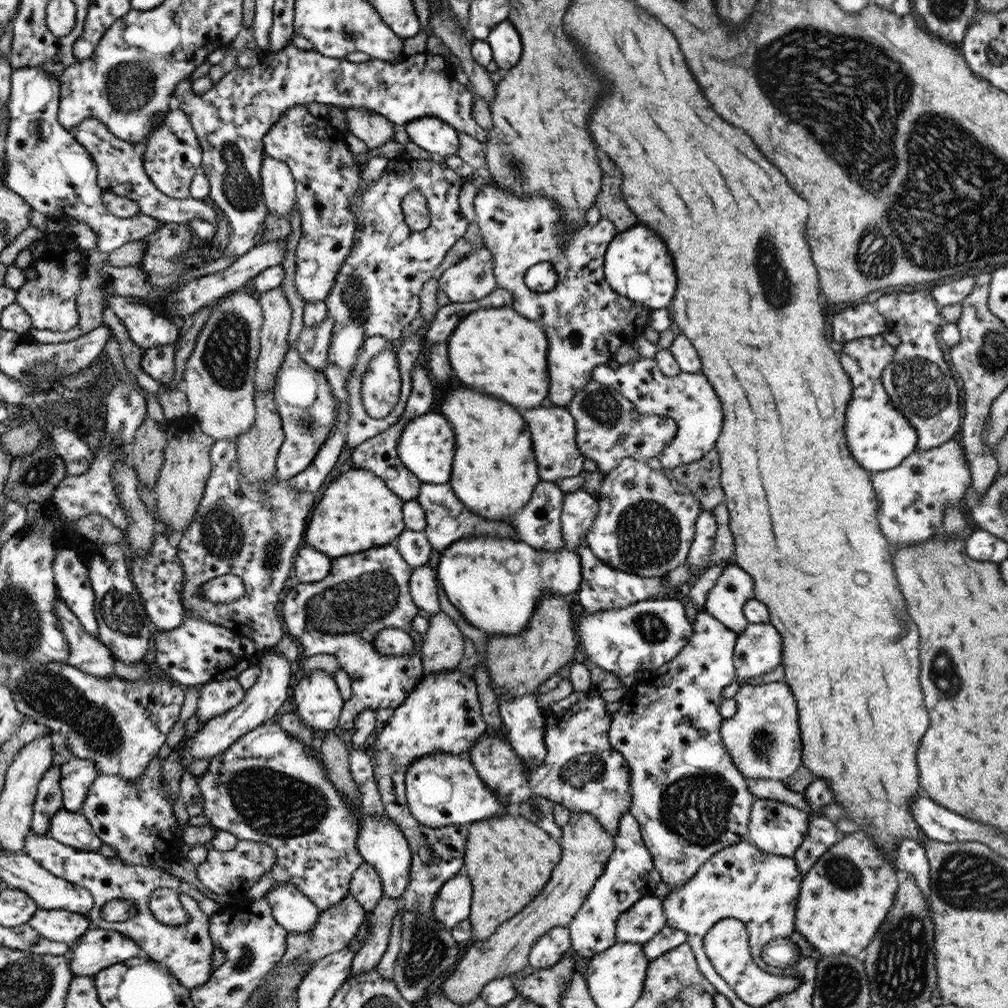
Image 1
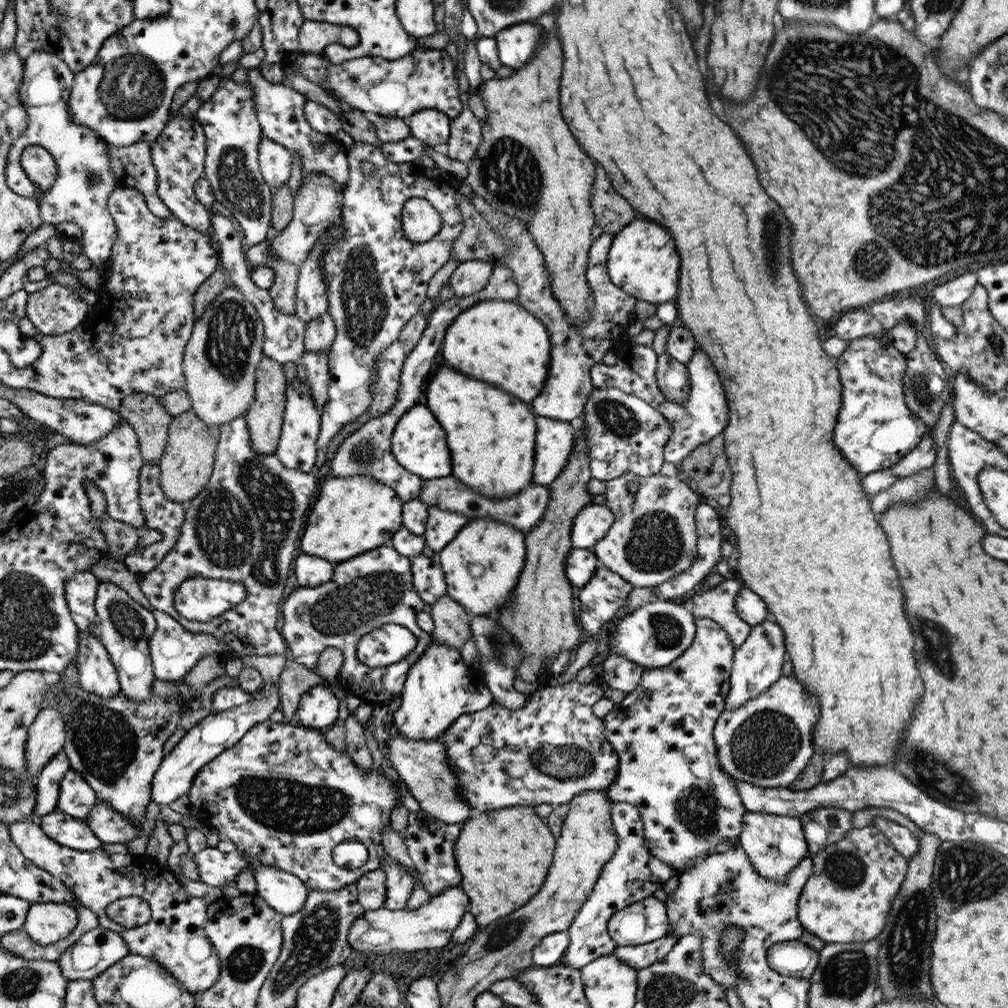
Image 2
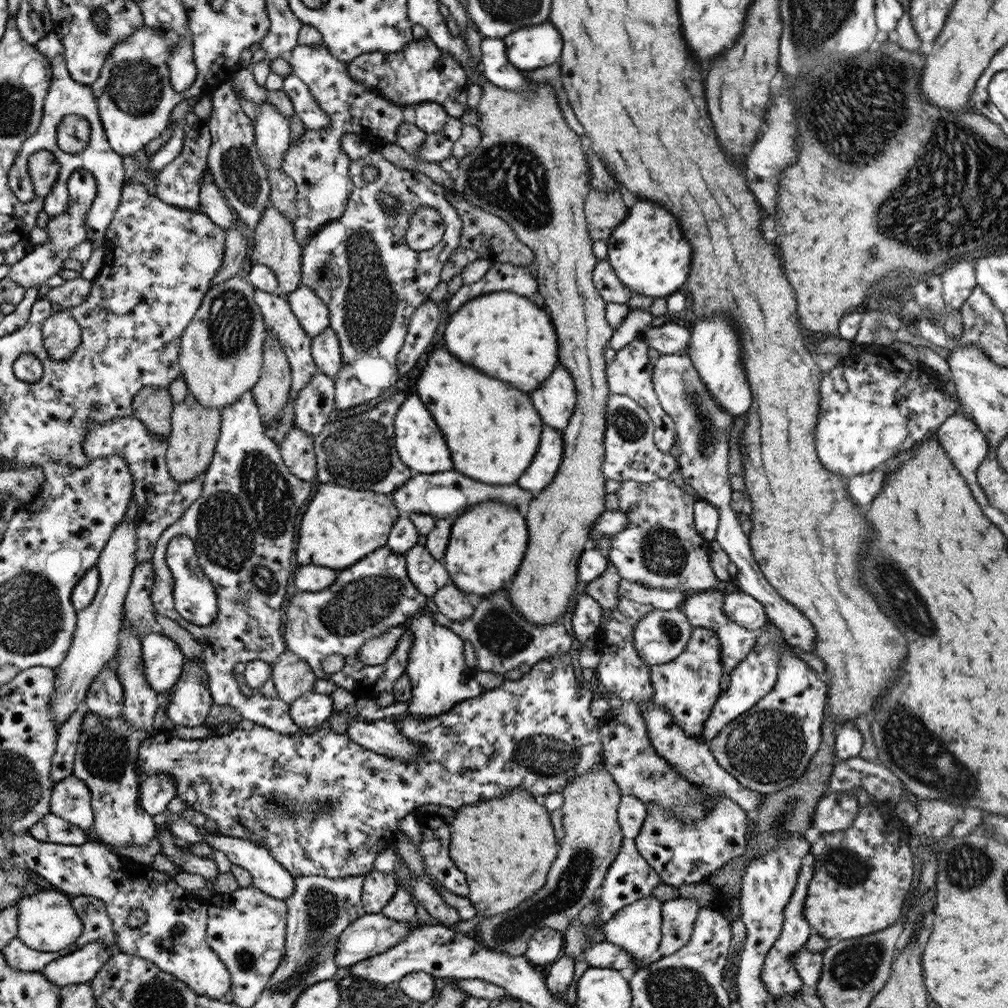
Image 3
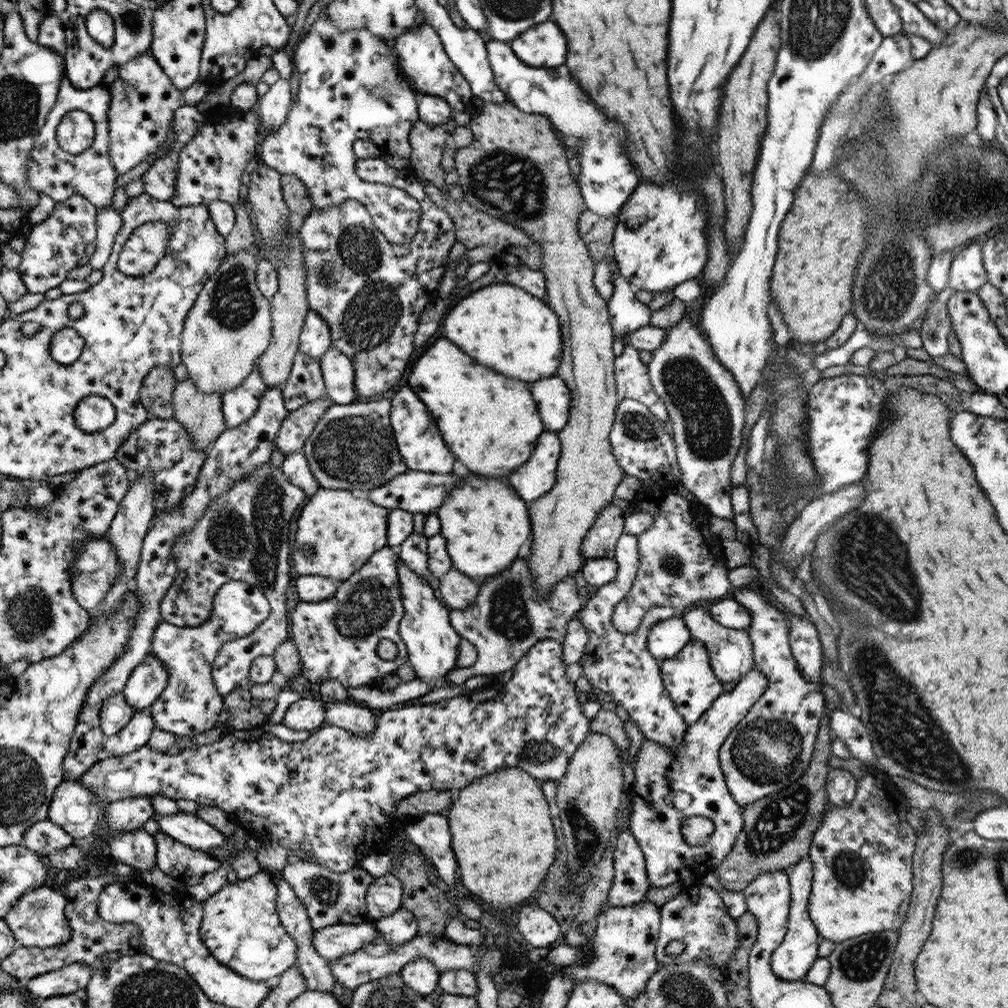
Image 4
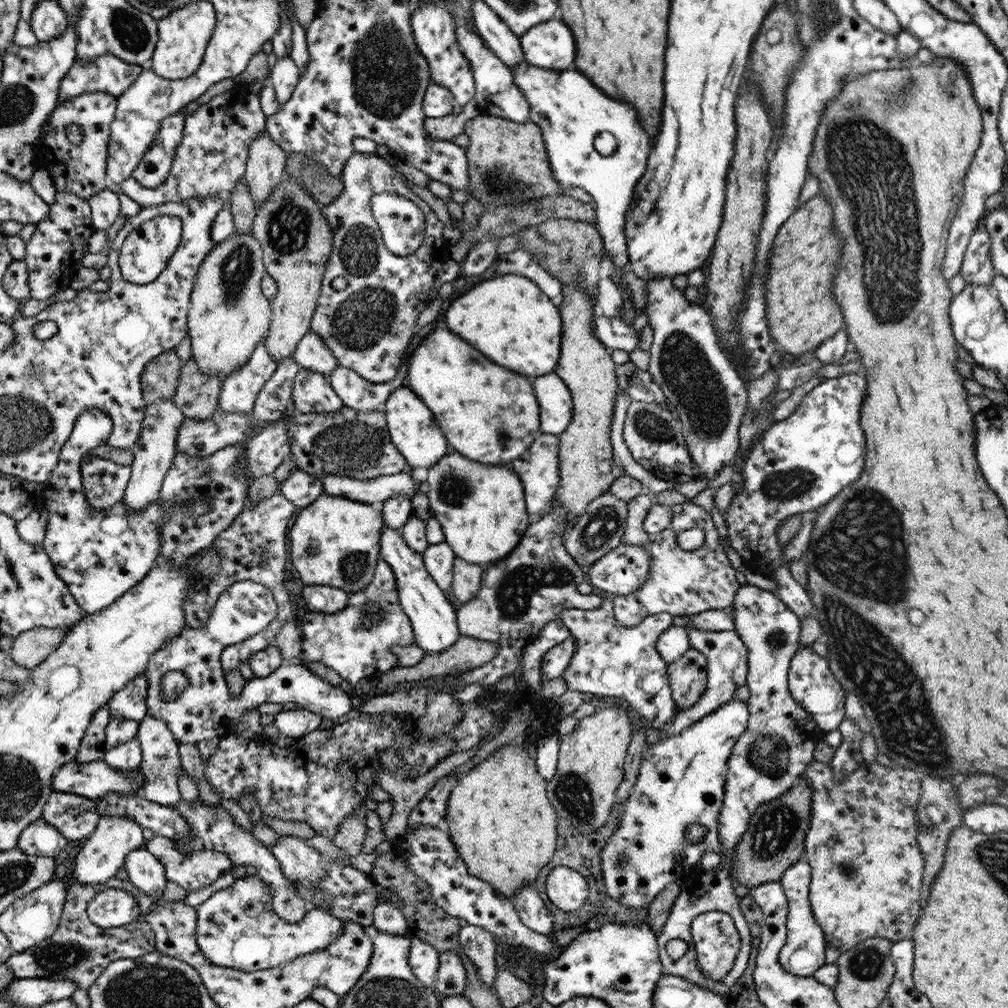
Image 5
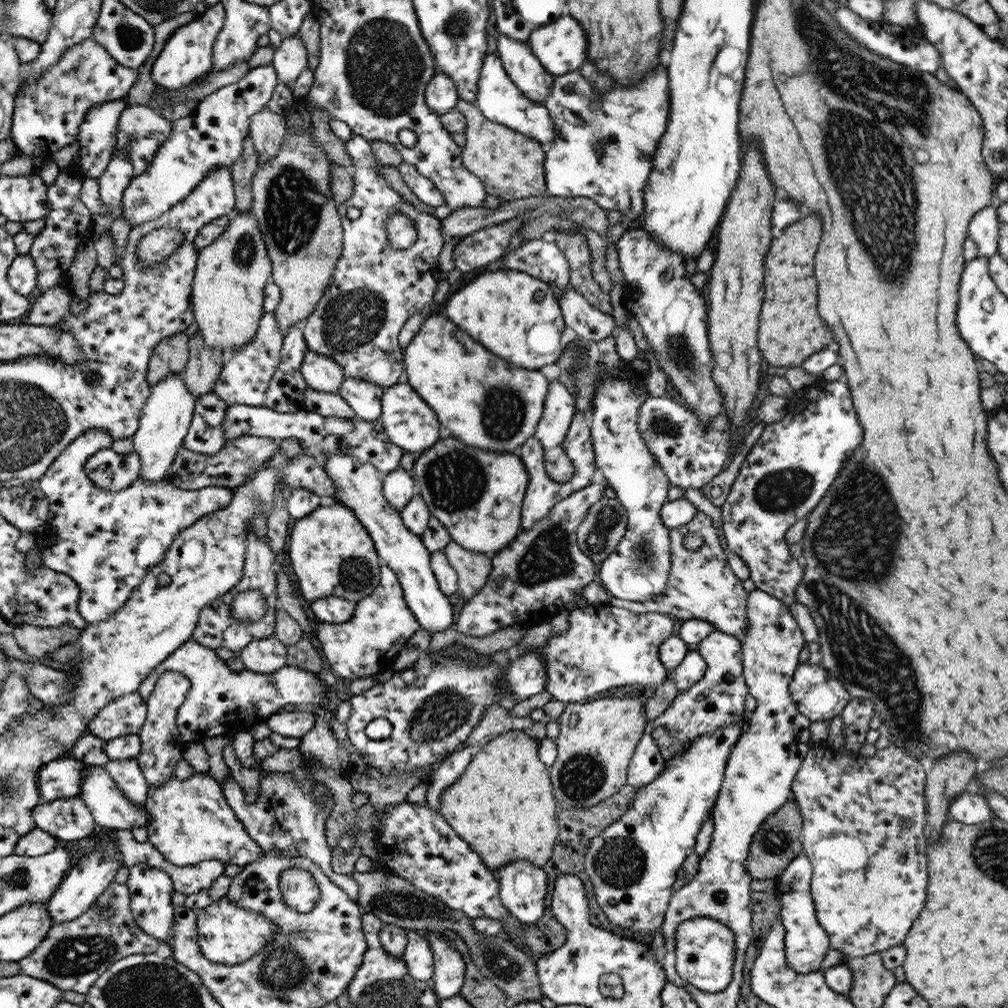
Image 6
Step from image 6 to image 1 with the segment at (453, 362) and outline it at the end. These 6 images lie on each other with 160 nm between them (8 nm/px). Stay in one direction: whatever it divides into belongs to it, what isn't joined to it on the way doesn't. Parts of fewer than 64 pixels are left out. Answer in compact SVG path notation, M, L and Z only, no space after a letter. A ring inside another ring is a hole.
M452 385L444 391L437 411L448 418L456 436L451 477L448 482L456 496L472 509L472 512L488 520L507 522L507 518L516 516L531 499L536 484L541 481L533 453L531 432L518 410L502 400L478 394L466 386Z

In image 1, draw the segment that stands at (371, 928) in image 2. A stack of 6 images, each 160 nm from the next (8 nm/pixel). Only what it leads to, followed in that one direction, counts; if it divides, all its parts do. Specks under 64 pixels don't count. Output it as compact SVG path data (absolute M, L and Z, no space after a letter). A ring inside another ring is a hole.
M464 872L444 883L433 900L433 916L446 928L453 929L459 922L469 918L473 888Z

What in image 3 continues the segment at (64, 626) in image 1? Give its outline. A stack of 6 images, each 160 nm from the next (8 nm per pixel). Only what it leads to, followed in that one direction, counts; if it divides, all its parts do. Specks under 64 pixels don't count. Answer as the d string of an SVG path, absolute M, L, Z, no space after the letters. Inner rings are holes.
M104 666L96 675L84 700L85 707L104 718L117 718L123 714L125 692L114 669Z

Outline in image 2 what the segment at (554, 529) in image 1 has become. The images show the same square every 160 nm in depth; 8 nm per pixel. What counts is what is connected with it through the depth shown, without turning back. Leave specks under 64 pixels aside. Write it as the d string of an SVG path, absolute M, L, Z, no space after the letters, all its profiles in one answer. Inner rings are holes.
M450 475L442 478L430 479L429 481L424 480L420 499L427 507L437 506L444 510L451 510L452 512L463 514L470 519L474 517L496 519L497 521L512 525L524 534L528 534L528 532L540 522L541 516L548 506L549 496L550 491L548 485L538 485L532 482L532 484L529 484L512 496L501 499L488 498L458 481L454 475Z

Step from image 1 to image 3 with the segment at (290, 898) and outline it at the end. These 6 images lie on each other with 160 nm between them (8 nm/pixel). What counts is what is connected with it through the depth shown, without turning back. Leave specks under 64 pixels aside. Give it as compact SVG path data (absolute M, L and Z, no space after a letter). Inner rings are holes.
M204 826L199 829L203 834L203 842L206 842L213 850L223 852L233 863L246 870L252 876L253 885L256 888L268 893L268 896L276 897L278 900L283 900L284 902L292 896L295 887L295 878L269 854L266 847L258 846L256 843L246 839L222 834L220 830L210 833Z

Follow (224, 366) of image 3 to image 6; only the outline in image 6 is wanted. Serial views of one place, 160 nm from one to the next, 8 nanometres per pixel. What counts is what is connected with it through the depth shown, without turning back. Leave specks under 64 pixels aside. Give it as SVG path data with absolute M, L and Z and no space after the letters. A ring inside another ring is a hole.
M238 211L229 220L225 231L210 246L199 251L197 265L193 276L191 304L198 331L211 347L227 347L233 350L244 346L255 337L259 330L259 320L264 314L263 300L266 298L266 286L273 275L273 265L267 244L263 239L260 224L250 211Z

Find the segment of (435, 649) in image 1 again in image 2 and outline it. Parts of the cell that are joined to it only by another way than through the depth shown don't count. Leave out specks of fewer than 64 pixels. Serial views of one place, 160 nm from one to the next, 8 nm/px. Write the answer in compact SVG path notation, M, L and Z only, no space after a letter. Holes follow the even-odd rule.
M442 596L427 609L434 624L431 634L434 644L450 645L460 650L472 638L470 622L474 616L456 604L452 597Z

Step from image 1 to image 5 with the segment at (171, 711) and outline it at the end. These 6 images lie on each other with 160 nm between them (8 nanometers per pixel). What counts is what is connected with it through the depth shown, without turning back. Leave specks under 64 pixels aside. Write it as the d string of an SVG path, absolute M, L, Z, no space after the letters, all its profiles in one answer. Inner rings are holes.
M143 844L139 846L136 850L129 852L125 858L125 869L128 872L128 881L136 885L138 890L142 890L144 894L148 896L153 896L156 902L152 905L158 904L163 891L165 890L167 884L167 876L165 872L164 865L152 854L148 849L143 848Z

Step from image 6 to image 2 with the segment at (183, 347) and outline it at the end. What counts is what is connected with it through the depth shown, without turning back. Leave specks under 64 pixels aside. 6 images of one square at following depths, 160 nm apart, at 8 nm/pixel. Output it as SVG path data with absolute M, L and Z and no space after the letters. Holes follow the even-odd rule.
M136 393L122 401L121 417L135 429L145 463L158 464L169 439L173 417L152 394Z

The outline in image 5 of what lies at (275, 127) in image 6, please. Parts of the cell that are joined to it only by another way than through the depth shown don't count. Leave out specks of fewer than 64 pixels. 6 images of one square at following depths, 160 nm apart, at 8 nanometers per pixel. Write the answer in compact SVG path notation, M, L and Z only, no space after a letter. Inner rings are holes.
M267 131L258 135L251 144L245 180L256 208L263 205L274 192L274 188L278 188L285 174L287 158L284 149L278 146L276 140L270 138Z

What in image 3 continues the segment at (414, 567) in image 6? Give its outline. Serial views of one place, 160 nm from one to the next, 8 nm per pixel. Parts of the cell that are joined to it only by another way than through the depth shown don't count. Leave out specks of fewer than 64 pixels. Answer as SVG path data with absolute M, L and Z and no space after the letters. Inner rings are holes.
M428 604L426 610L418 612L408 622L408 633L414 640L409 650L406 670L412 687L407 712L411 717L419 719L438 716L455 704L459 704L461 700L476 698L486 692L476 681L475 670L465 664L463 639L450 628L436 624L436 620L432 618L434 611L431 604Z

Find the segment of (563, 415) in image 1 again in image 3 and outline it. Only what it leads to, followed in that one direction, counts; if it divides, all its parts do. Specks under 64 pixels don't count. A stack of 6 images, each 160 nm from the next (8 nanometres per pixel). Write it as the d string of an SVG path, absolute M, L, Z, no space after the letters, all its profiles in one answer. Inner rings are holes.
M545 425L537 453L516 484L534 495L542 492L556 476L562 462L563 450L563 431Z

